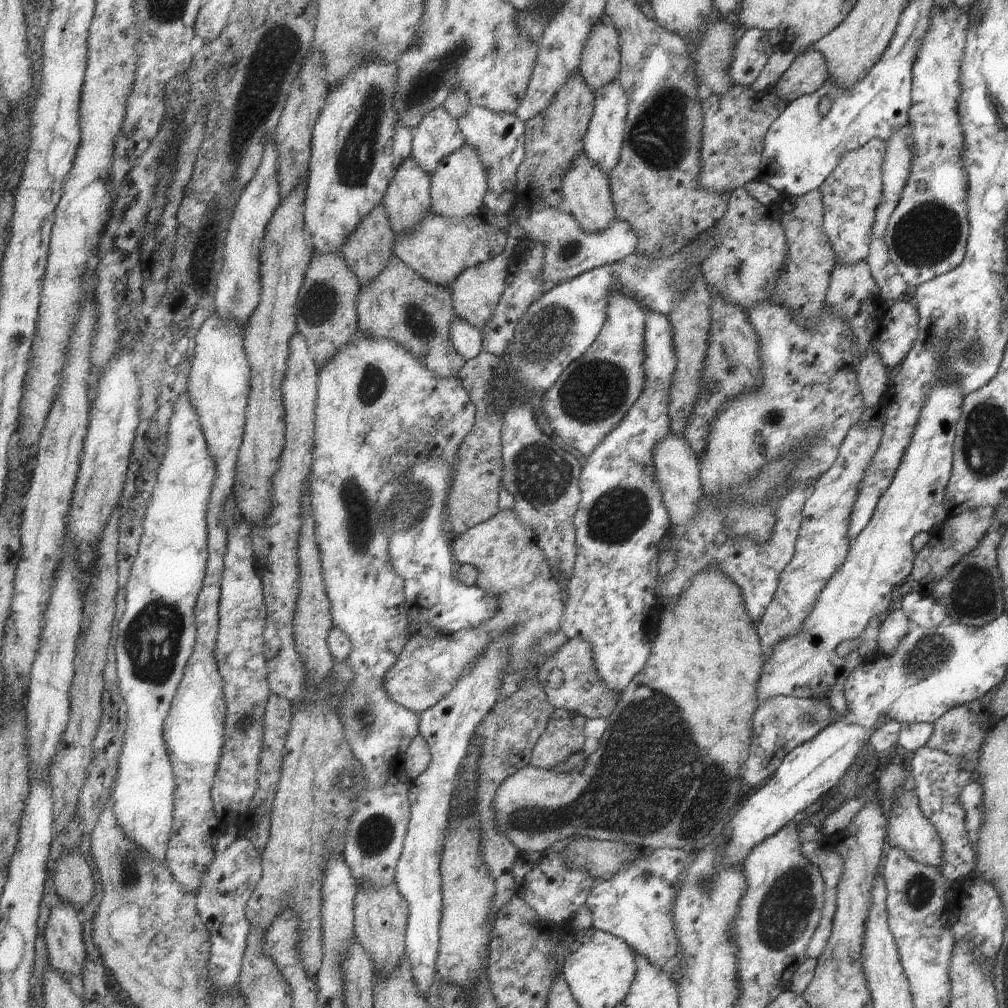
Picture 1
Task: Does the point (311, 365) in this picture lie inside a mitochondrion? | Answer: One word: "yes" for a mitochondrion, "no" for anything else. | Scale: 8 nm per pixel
no

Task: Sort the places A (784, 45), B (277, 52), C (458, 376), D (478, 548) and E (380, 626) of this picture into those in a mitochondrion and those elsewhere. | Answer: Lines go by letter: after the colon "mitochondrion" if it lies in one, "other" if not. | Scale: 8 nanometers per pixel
A: other
B: mitochondrion
C: other
D: other
E: other

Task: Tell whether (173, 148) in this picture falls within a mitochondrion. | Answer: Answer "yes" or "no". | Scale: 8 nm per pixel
no

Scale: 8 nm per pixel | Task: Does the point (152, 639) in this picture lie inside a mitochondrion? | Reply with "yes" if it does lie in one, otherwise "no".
yes

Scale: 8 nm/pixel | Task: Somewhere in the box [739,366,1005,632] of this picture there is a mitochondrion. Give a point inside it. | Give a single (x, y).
(975, 592)

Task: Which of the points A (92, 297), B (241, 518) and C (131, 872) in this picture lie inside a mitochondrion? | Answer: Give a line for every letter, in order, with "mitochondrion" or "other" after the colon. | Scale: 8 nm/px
A: other
B: other
C: mitochondrion

